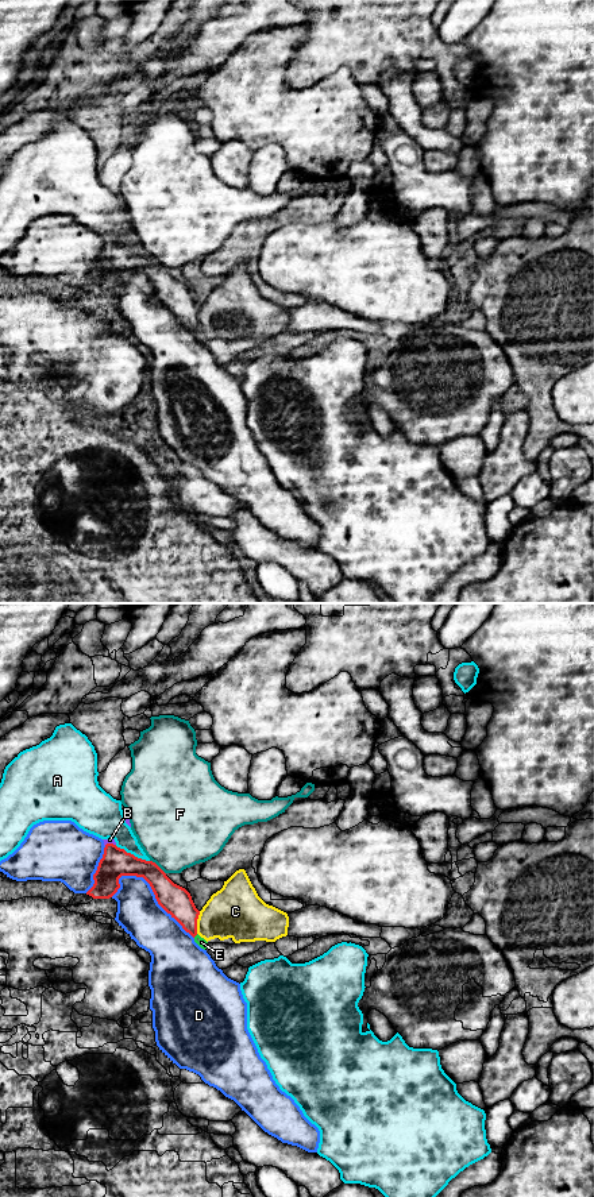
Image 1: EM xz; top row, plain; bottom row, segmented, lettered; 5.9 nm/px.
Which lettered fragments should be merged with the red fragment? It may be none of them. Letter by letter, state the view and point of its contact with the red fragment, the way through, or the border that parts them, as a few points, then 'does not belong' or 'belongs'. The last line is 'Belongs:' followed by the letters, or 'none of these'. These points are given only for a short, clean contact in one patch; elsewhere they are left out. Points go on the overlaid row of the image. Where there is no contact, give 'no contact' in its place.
A: meets red in xz at (132, 854); does not belong
B: meets red in xz at (110, 844); belongs
C: meets red in xz at (196, 922); border along xz (200, 911), (196, 933); does not belong
D: meets red in xz at (155, 896); does not belong
E: meets red in xz at (195, 935); runs through xz (176, 900), (186, 914), (195, 935), (201, 942); belongs
F: meets red in xz at (158, 867); does not belong
Belongs: B, E

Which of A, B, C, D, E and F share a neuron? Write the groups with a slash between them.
A / B E / C / D / F

